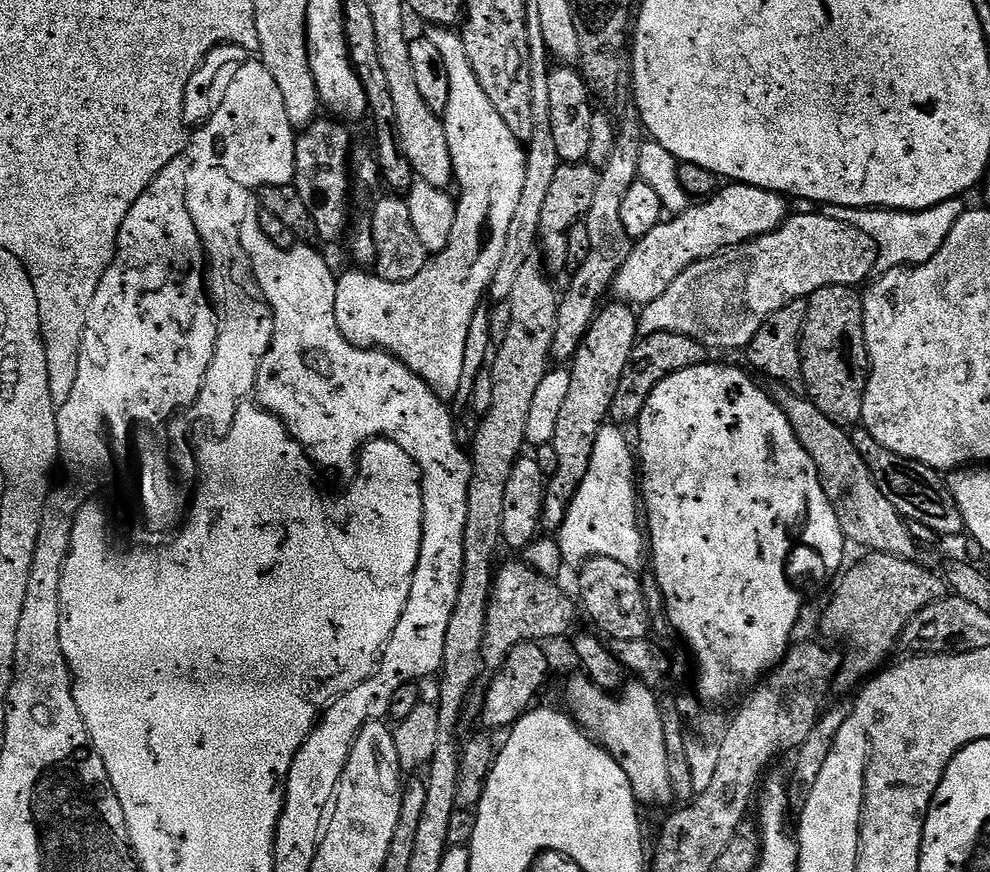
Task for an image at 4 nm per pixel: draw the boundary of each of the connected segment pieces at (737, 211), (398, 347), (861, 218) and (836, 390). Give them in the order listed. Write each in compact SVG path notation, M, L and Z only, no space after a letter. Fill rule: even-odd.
M725 183L707 200L693 203L684 213L665 219L658 226L654 226L654 230L650 230L650 234L646 234L633 243L632 252L620 268L619 274L616 275L615 299L627 302L632 306L643 306L650 303L651 300L664 293L666 286L670 286L670 282L674 282L674 278L678 278L678 274L682 274L682 270L686 270L686 266L690 266L695 260L709 260L727 248L745 244L748 240L758 238L762 234L770 234L774 230L778 230L790 215L788 204L789 201L779 192L762 190L758 186L749 184Z
M460 42L456 48L442 47L442 58L450 74L450 102L442 114L443 123L453 166L458 170L459 182L461 180L464 183L455 201L456 217L449 245L441 253L433 255L424 269L410 278L410 282L386 282L375 274L367 276L364 270L341 271L334 294L334 318L346 342L359 348L378 348L397 356L406 367L414 370L414 374L418 374L418 378L422 378L422 382L426 382L426 386L430 386L439 400L452 402L458 394L458 386L462 386L462 362L466 358L466 334L470 334L470 318L474 318L474 310L481 308L495 271L498 270L506 247L508 219L517 209L518 192L522 190L526 179L527 166L525 145L516 140L514 134L510 134L498 110L490 106L486 90L478 86L474 66L470 66L470 58L466 58L466 46ZM487 184L492 192L484 192L480 196L480 191ZM480 216L488 216L484 220L484 228L480 228Z
M956 197L921 212L895 212L892 208L843 208L825 204L822 214L826 218L846 222L870 237L876 243L875 271L881 273L895 268L924 264L930 258L934 258L934 254L938 254L942 242L946 242L950 231L954 230L954 224L966 210L964 202L961 197Z
M846 284L822 286L822 290L807 297L806 318L800 331L800 357L804 375L804 392L809 400L830 418L830 422L839 424L848 430L861 423L864 392L868 389L868 347L864 337L864 301L855 287Z

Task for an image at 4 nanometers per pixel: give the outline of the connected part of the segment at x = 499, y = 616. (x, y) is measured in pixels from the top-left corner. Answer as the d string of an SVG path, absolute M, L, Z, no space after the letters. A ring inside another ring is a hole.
M521 560L521 562L510 562L504 565L501 569L499 567L493 577L492 594L488 601L487 620L483 634L484 645L482 646L482 658L484 659L483 667L485 669L489 668L489 670L501 668L506 662L510 650L514 650L514 646L518 646L519 644L545 642L544 640L566 635L573 628L576 622L576 608L578 612L578 606L573 597L571 599L558 585L556 585L556 582L551 577L542 575L532 565L528 564L527 561Z

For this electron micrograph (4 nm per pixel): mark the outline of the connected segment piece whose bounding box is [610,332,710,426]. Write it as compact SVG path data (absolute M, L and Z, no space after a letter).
M659 332L637 339L634 350L630 354L630 362L626 362L626 370L622 370L622 382L618 382L618 391L614 394L610 413L611 423L617 426L635 425L640 419L646 398L650 398L658 382L665 380L669 372L681 372L705 363L709 356L709 349L703 344L682 334Z

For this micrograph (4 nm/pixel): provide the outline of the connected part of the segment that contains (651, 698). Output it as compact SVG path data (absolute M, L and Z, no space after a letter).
M577 674L568 684L567 711L584 733L605 748L626 770L632 789L641 805L657 800L673 803L670 770L666 758L666 734L662 734L662 714L657 693L639 682L625 683L619 694L604 692L593 680Z

